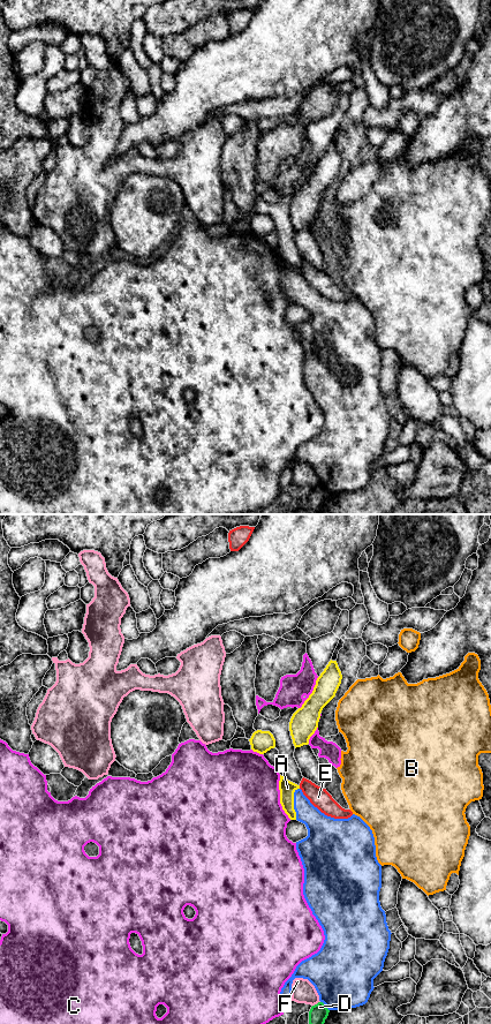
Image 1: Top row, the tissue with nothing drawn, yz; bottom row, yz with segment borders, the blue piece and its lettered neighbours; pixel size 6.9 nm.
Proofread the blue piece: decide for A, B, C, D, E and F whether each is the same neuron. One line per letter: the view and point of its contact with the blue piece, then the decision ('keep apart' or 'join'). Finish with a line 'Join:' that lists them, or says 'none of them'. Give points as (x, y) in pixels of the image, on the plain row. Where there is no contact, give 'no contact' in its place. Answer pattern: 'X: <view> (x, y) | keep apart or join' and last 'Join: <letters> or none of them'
A: yz (294, 287) | join
B: yz (374, 322) | keep apart
C: yz (322, 411) | keep apart
D: yz (325, 489) | keep apart
E: yz (324, 298) | keep apart
F: yz (310, 465) | keep apart
Join: A

